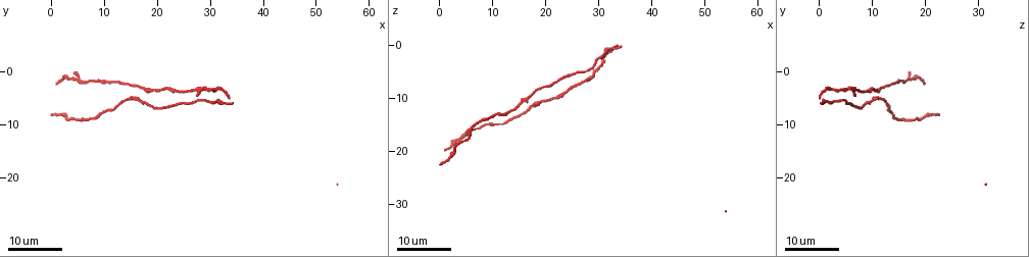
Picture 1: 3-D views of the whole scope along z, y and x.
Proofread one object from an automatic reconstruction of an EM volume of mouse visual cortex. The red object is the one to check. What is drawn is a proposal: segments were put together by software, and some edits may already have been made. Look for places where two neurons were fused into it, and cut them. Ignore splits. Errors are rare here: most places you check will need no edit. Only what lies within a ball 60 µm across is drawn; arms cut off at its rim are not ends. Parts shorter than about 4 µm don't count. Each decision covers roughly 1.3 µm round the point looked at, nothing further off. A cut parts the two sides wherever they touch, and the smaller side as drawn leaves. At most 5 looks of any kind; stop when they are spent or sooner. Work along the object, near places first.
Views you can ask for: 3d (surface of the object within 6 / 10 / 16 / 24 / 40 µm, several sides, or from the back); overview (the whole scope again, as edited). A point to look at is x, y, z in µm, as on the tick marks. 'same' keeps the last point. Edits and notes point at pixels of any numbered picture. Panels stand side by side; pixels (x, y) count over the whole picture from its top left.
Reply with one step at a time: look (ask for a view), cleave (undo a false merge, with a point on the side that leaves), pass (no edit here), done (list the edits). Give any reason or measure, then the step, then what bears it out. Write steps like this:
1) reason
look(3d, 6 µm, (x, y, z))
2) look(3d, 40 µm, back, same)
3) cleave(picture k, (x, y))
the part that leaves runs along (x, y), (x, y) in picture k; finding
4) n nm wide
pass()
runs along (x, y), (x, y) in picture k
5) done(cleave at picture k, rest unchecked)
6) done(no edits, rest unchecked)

look(3d, 16 µm, (28.0, 3.5, 6.5))

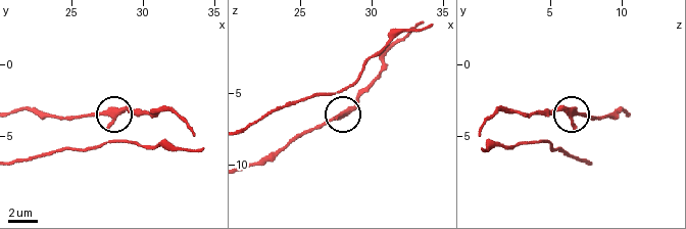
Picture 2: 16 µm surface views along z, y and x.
look(3d, 6 µm, (27.8, 4.0, 6.6))

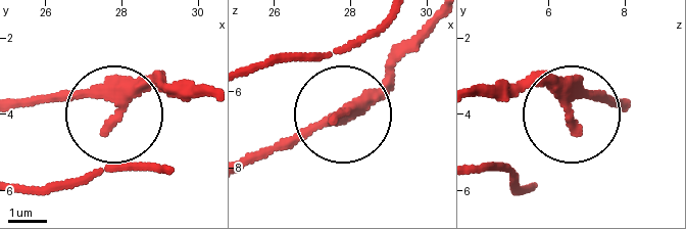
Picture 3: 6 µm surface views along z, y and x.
340 nm wide
pass()
runs along (210, 93), (142, 87), (113, 106), (84, 93), (38, 93) in picture 3; continuous, no second neuron

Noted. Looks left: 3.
sudden change in width
look(3d, 24 µm, (9.0, 2.0, 15.0))

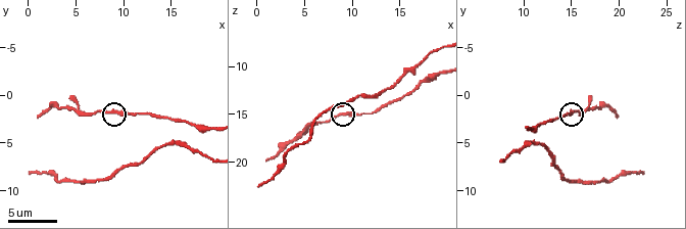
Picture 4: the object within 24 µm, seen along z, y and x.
look(3d, 6 µm, (8.6, 1.8, 15.0))

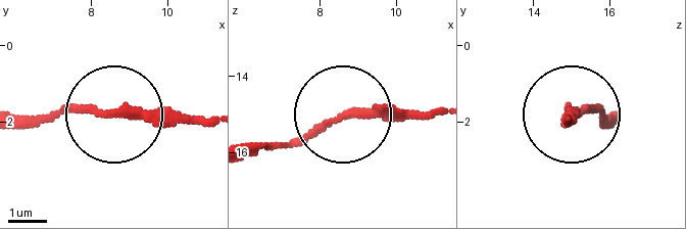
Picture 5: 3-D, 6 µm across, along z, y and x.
190 nm wide
pass()
runs along (439, 108), (361, 108), (254, 147) in picture 5; one neuron here

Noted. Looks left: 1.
sudden change in width
look(3d, 10 µm, (13.6, 2.0, 14.0))

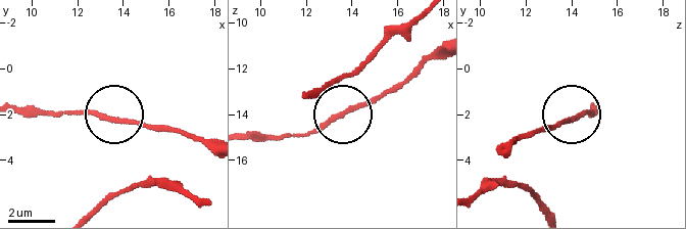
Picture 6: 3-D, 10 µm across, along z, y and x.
pass()
runs along (438, 45), (380, 94), (309, 132), (282, 137) in picture 6; continuous, no second neuron

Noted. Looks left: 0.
done(no edits, rest unchecked)

